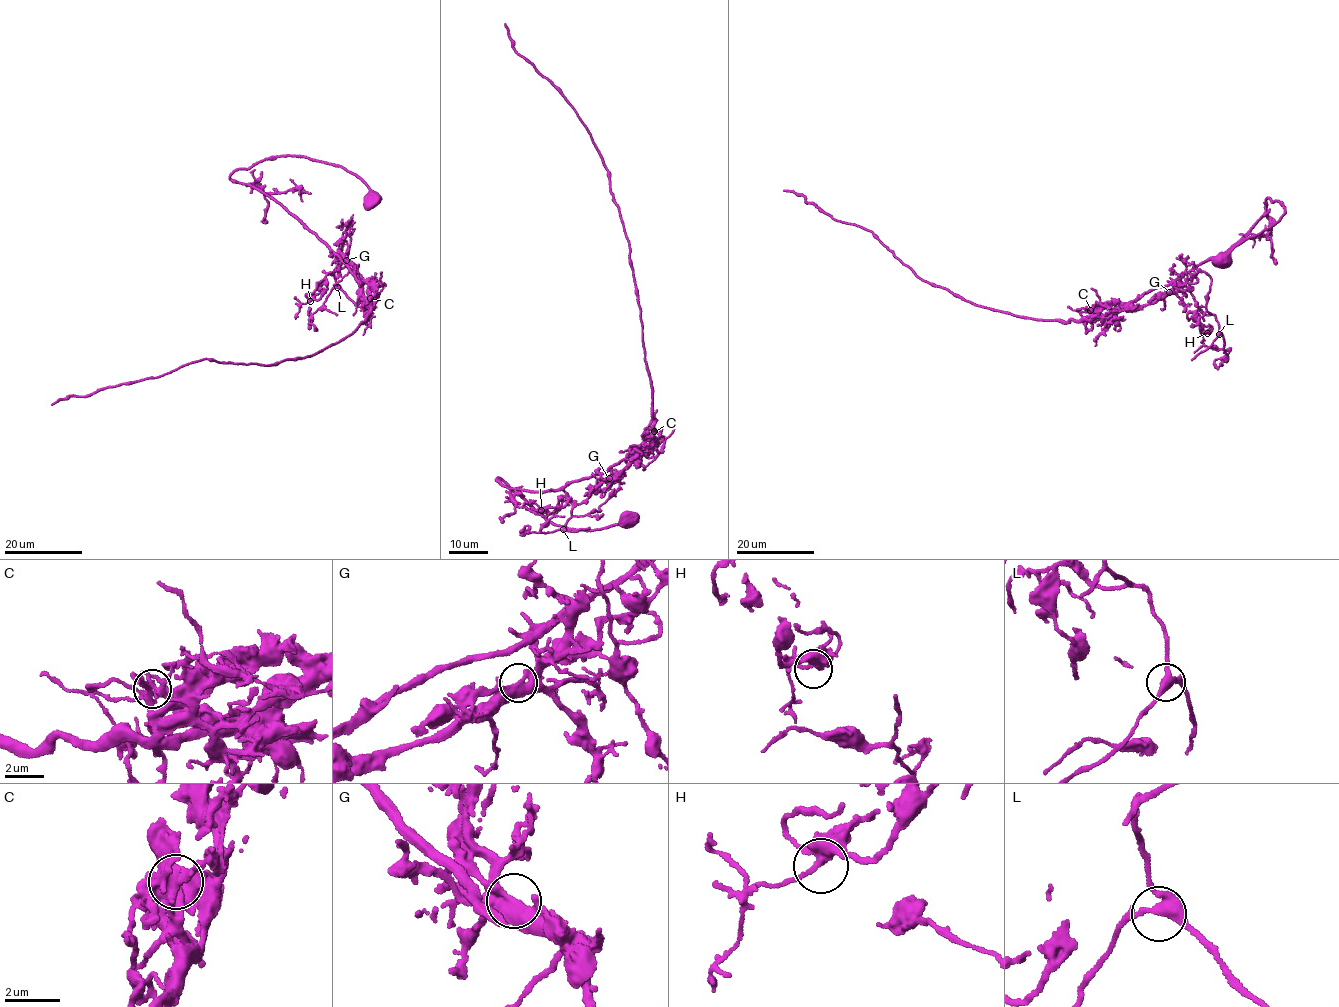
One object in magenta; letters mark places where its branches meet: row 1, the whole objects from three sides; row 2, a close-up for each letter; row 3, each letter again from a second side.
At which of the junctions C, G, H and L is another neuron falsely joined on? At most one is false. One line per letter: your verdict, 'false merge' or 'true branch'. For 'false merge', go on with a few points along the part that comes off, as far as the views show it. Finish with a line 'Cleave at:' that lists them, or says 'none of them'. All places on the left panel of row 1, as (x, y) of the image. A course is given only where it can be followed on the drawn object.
C: true branch
G: false merge; course (346, 260), (340, 255), (341, 250), (337, 267), (331, 275), (334, 272), (337, 285), (308, 320), (317, 330)
H: true branch
L: true branch
Cleave at: G

